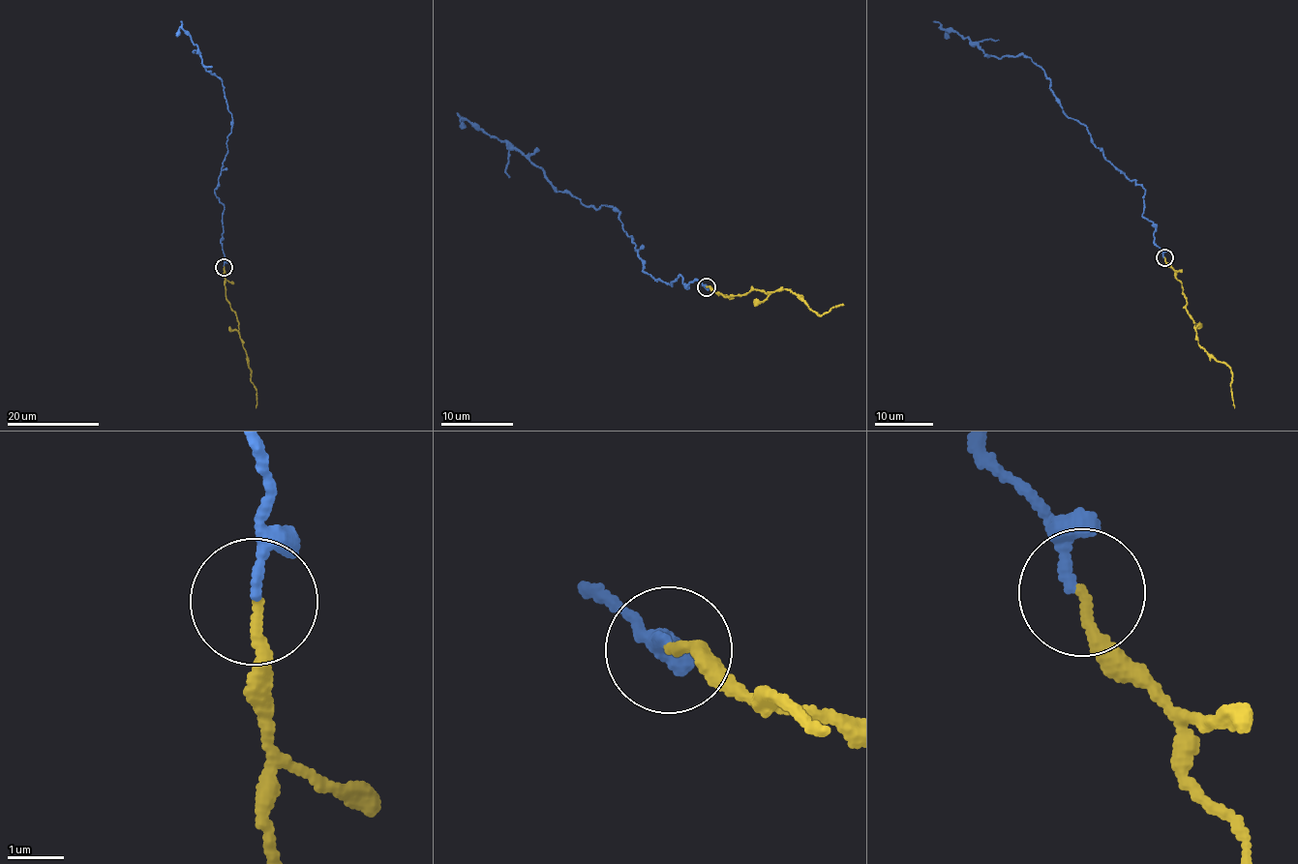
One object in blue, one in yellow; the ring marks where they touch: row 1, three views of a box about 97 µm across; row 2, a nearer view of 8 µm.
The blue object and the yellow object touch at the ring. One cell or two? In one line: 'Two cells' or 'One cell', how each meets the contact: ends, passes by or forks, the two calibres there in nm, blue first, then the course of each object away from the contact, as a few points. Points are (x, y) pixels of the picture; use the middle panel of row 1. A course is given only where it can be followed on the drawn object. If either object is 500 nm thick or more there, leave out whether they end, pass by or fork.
One cell. At the ring blue ends. At the ring yellow ends. Thickness 170 nm (blue) against 160 nm. Course of blue: (706, 286), (643, 270), (618, 212), (586, 206), (528, 157), (463, 119), (463, 128). Course of yellow: (706, 286), (727, 297), (753, 290), (768, 294), (785, 289), (818, 315), (843, 305)

